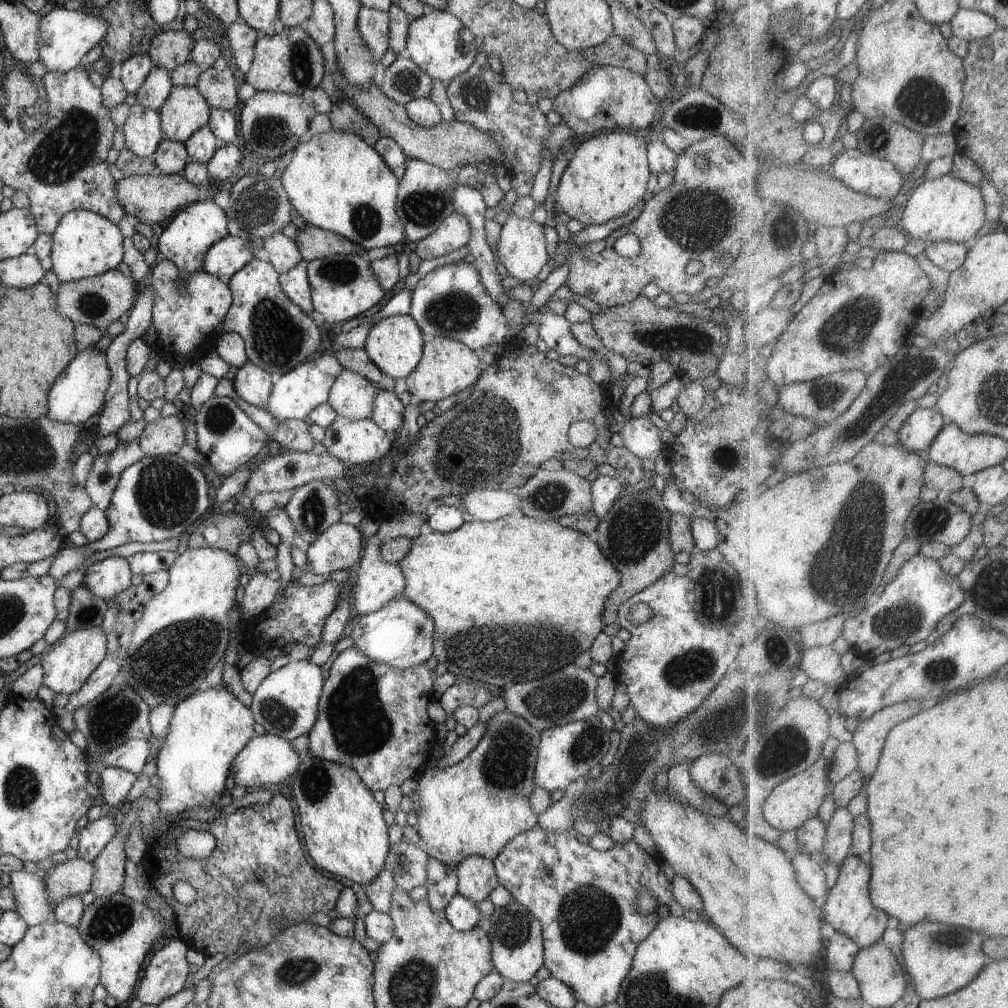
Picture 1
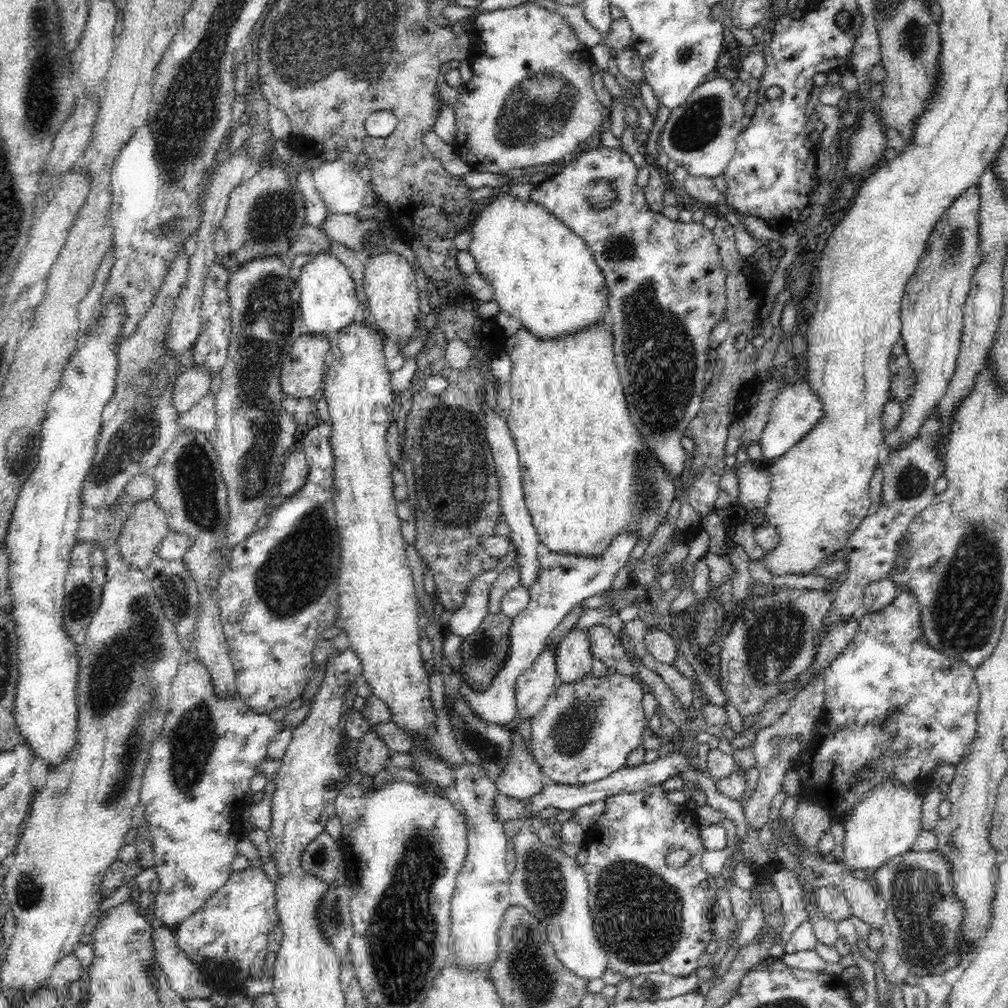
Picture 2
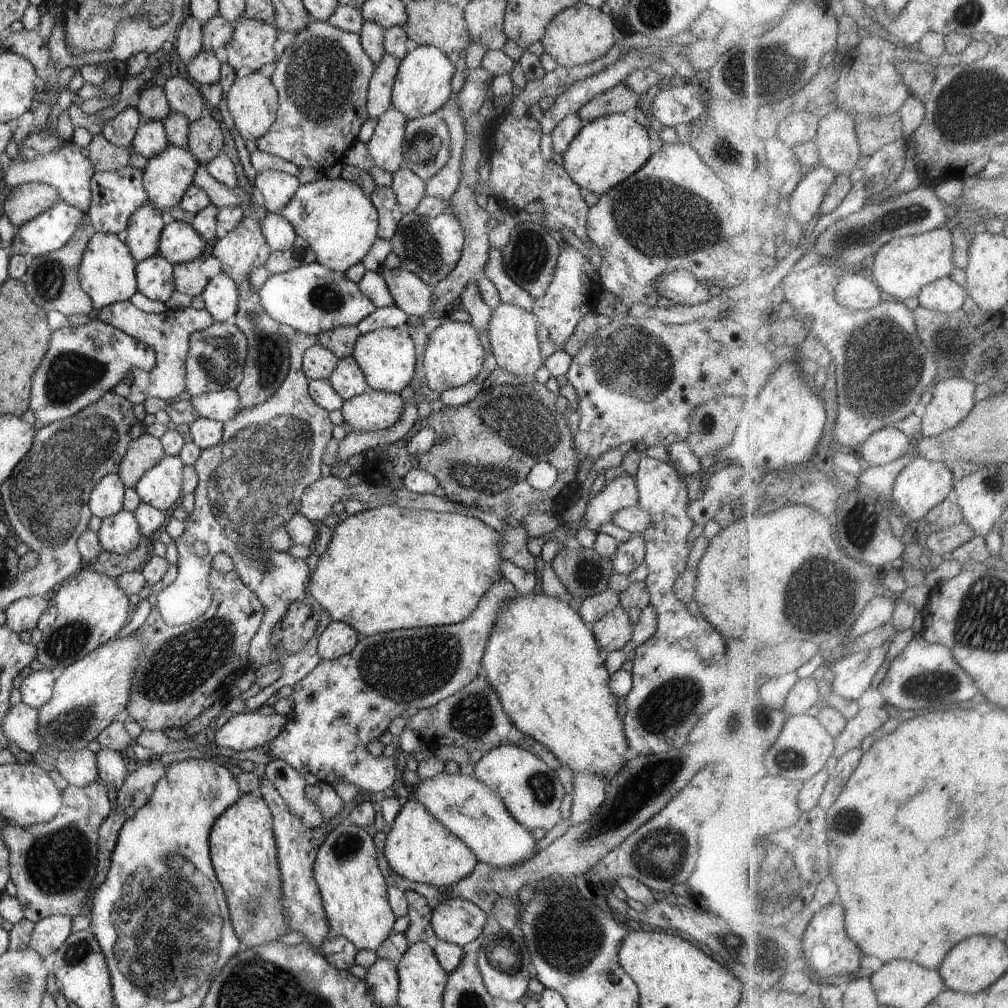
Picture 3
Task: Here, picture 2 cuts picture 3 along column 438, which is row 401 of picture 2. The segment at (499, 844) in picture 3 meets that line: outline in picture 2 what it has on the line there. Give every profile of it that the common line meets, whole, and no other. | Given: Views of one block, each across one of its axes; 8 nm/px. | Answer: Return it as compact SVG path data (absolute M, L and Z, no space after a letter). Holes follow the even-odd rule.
M796 380L792 385L784 385L773 400L766 426L759 440L763 458L775 460L786 454L822 418L824 418L824 405L814 390L810 389L810 384Z

